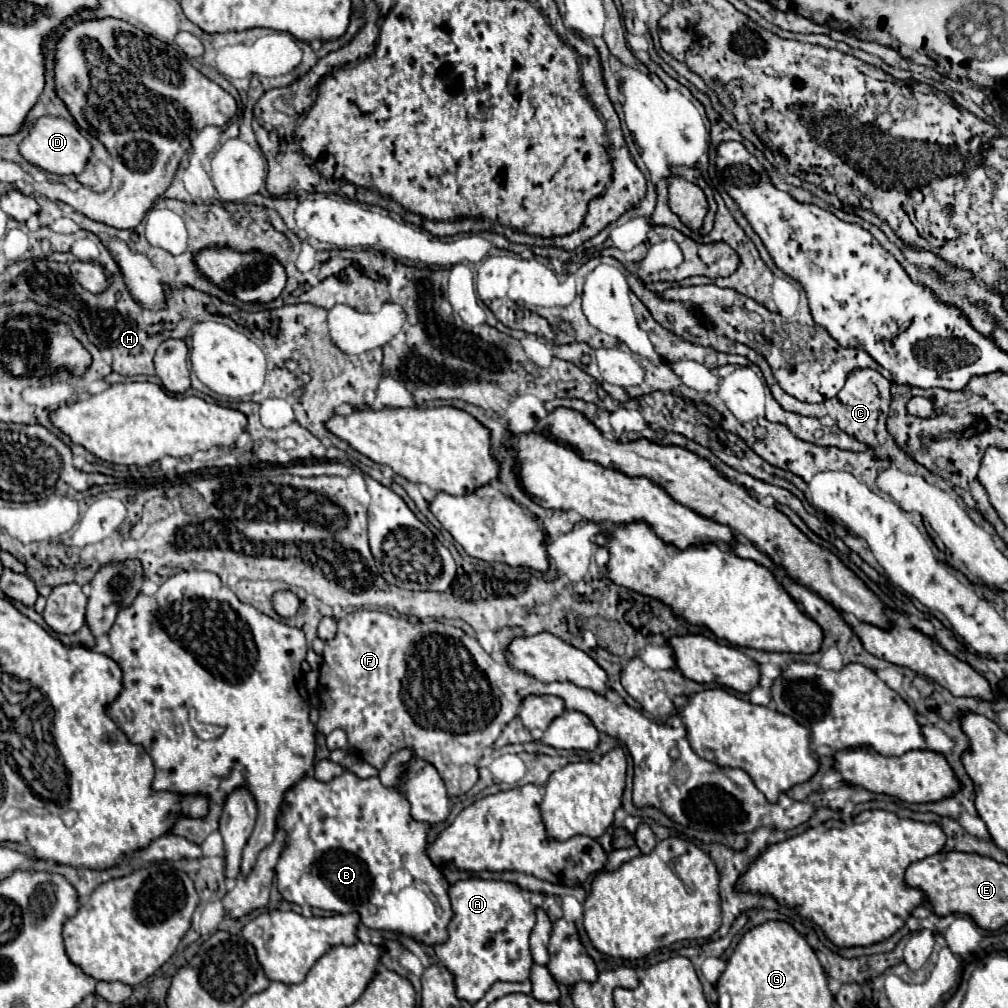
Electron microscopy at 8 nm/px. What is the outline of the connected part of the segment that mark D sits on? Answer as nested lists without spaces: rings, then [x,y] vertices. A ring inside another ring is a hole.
[[[40,117],[36,119],[28,137],[22,139],[20,155],[32,165],[50,173],[80,175],[90,157],[90,143],[80,135],[80,131],[70,121],[60,117]]]

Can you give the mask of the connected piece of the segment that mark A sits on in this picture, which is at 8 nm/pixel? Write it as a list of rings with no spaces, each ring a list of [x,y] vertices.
[[[468,879],[468,881],[458,881],[456,885],[450,887],[450,901],[452,901],[454,917],[448,923],[448,941],[436,945],[434,951],[440,965],[452,973],[458,999],[464,999],[474,1005],[484,997],[484,993],[496,981],[526,981],[532,967],[528,939],[536,925],[536,907],[530,903],[530,893],[522,891],[514,883]]]

